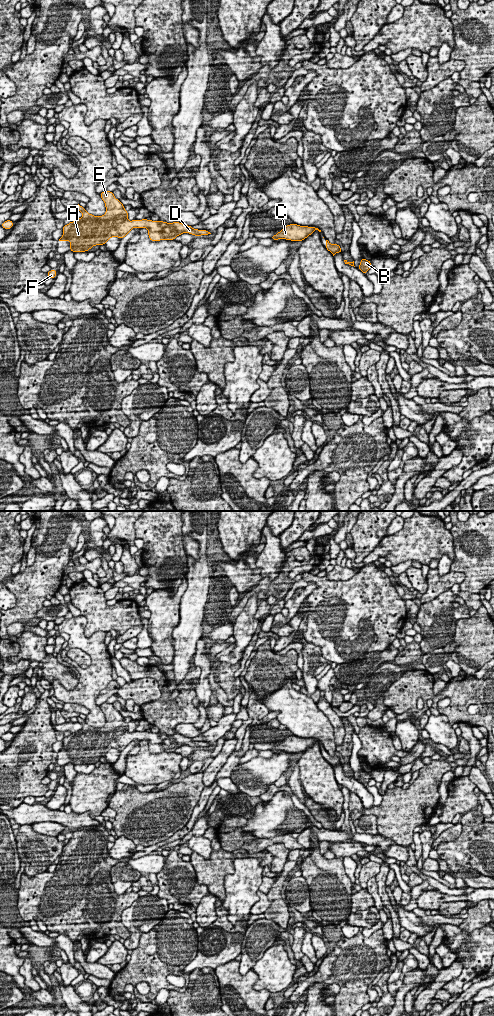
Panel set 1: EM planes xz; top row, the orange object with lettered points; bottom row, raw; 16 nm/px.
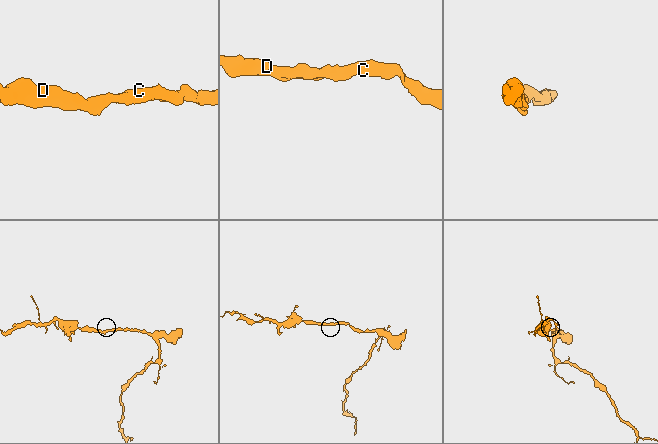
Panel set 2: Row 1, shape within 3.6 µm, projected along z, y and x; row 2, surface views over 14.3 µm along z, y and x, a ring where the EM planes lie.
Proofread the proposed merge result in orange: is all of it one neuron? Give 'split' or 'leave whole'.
leave whole

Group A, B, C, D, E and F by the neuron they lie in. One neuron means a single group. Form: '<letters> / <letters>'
A B C D E F

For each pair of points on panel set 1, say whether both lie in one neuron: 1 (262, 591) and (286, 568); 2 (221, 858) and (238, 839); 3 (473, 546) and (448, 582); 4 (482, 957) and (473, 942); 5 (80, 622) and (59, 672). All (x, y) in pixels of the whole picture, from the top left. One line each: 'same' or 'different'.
1: same
2: different
3: different
4: same
5: different

